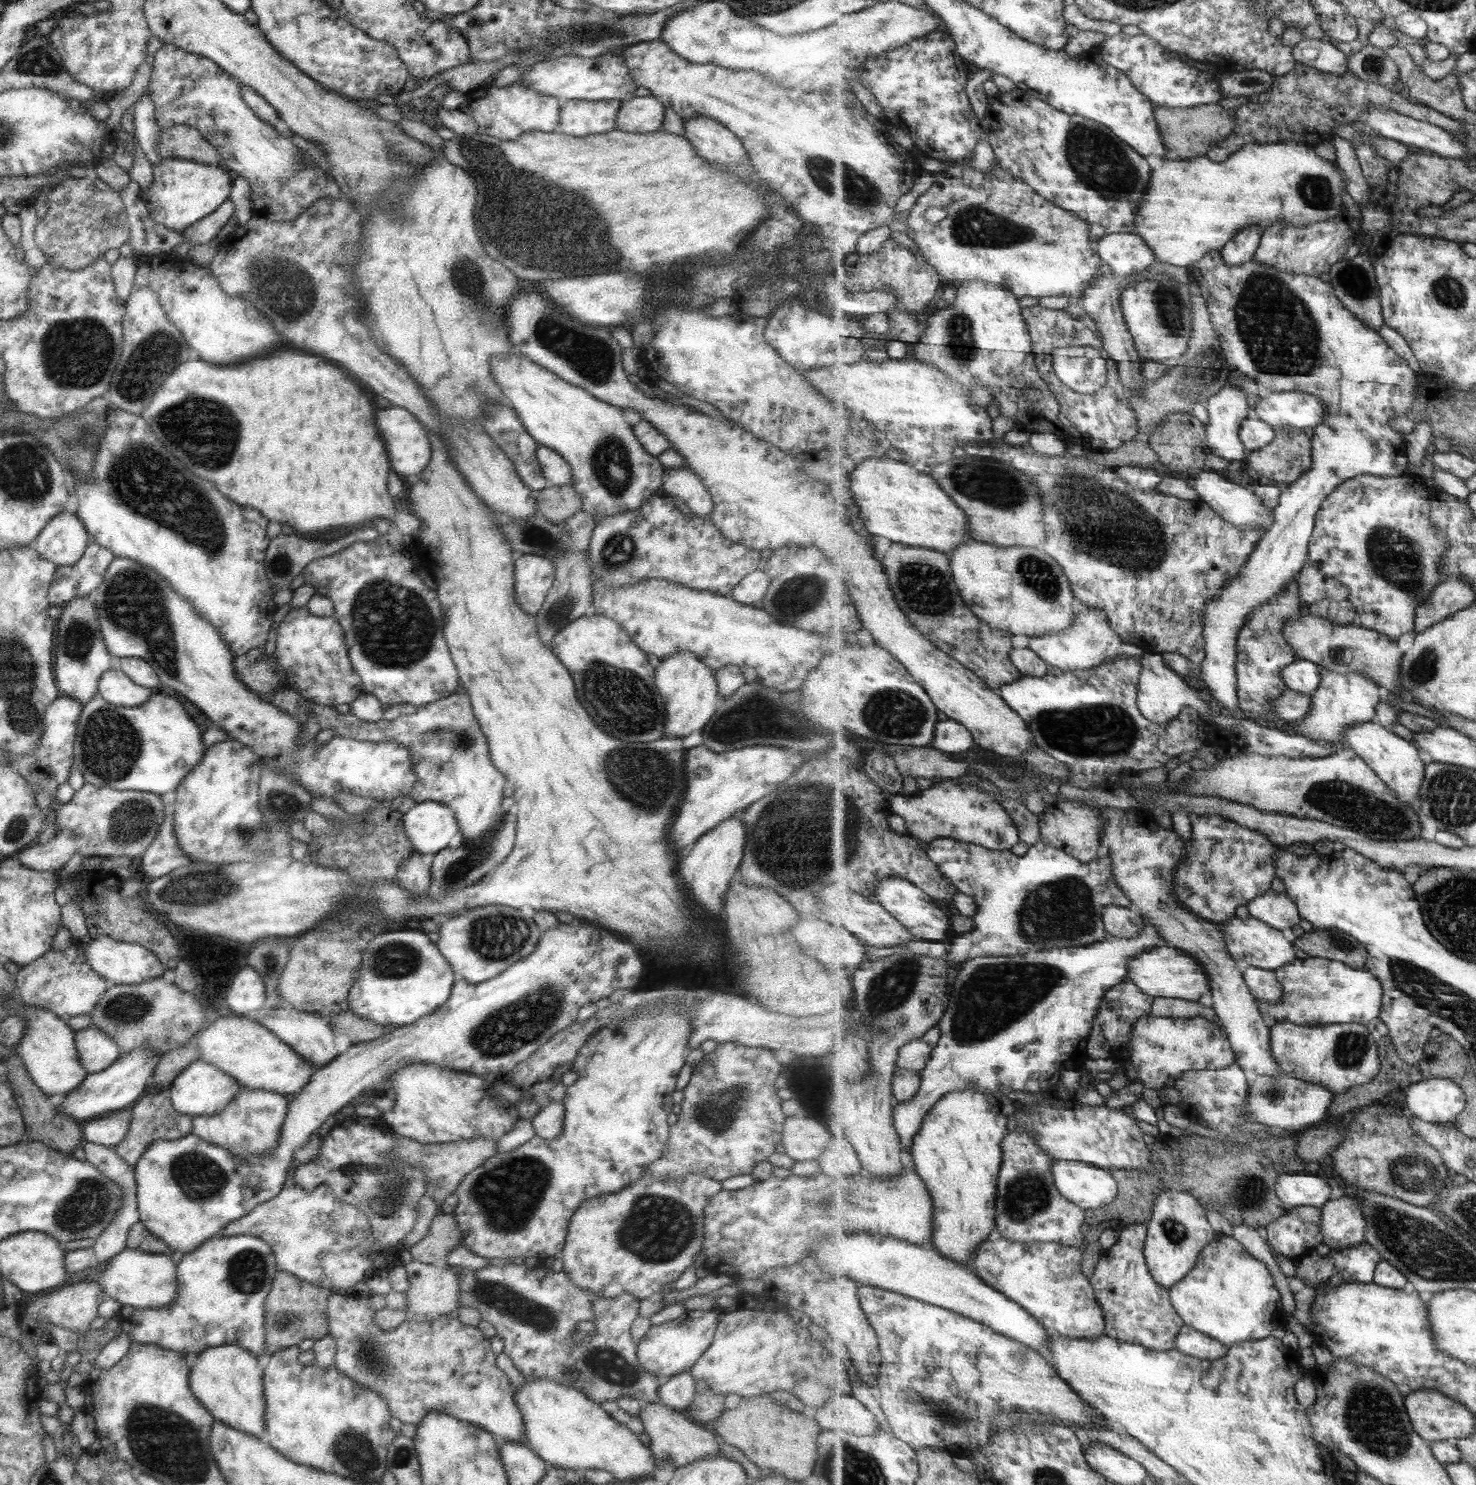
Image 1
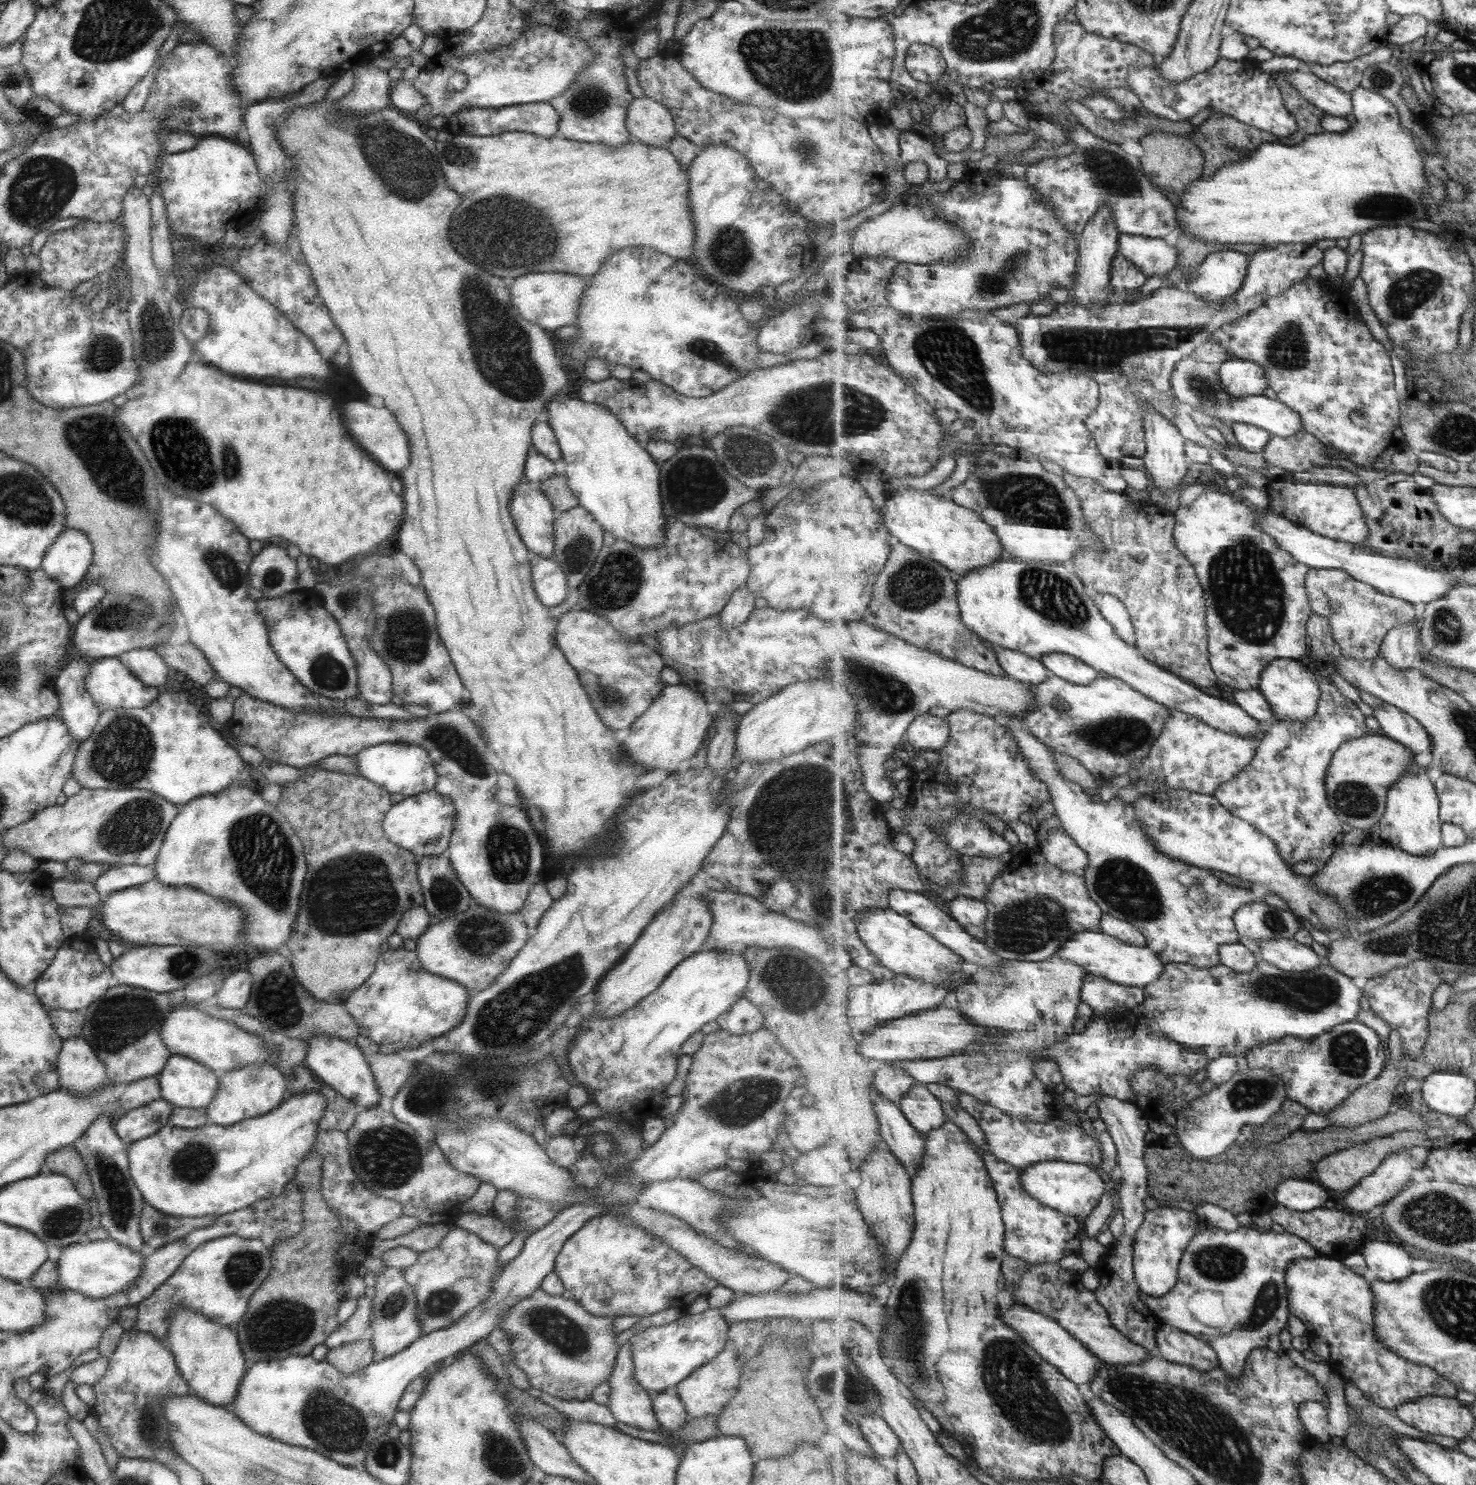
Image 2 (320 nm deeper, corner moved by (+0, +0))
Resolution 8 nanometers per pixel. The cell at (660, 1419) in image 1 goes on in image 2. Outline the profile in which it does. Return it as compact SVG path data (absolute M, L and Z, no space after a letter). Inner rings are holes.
M629 1342L618 1348L611 1375L606 1382L610 1388L606 1407L619 1424L633 1426L639 1430L659 1431L651 1399L633 1379L630 1353Z

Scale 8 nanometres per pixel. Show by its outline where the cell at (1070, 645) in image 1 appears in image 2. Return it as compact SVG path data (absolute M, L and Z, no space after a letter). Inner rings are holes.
M1061 652L1043 655L1040 660L1050 669L1051 674L1054 673L1073 684L1088 685L1102 675L1096 668L1081 659Z

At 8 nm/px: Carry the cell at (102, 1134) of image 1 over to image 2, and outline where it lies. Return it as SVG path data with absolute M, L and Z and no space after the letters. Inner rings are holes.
M154 1100L127 1113L117 1114L113 1130L125 1144L135 1142L155 1134L159 1128L167 1125L173 1108L164 1100Z

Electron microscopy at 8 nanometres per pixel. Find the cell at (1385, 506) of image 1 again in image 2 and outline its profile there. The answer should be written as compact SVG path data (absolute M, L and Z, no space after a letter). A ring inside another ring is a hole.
M1287 476L1281 479L1275 478L1274 481L1270 504L1274 512L1320 535L1358 545L1366 543L1370 528L1367 526L1366 515L1355 488L1324 483L1303 484L1303 482L1292 481Z

